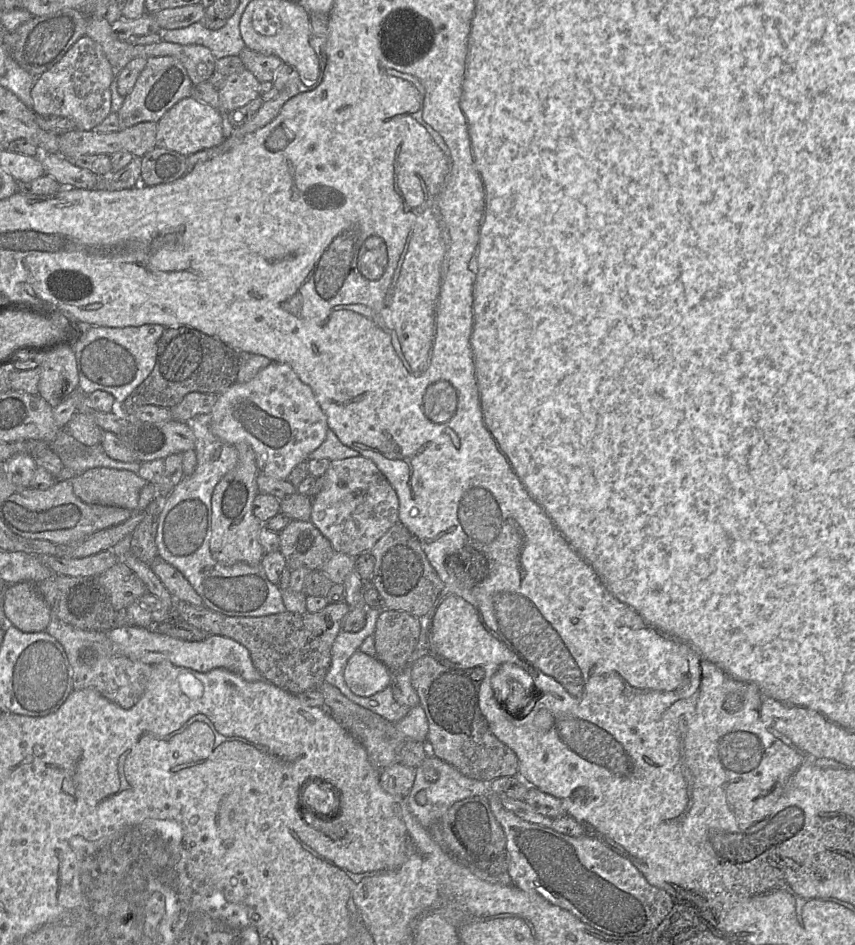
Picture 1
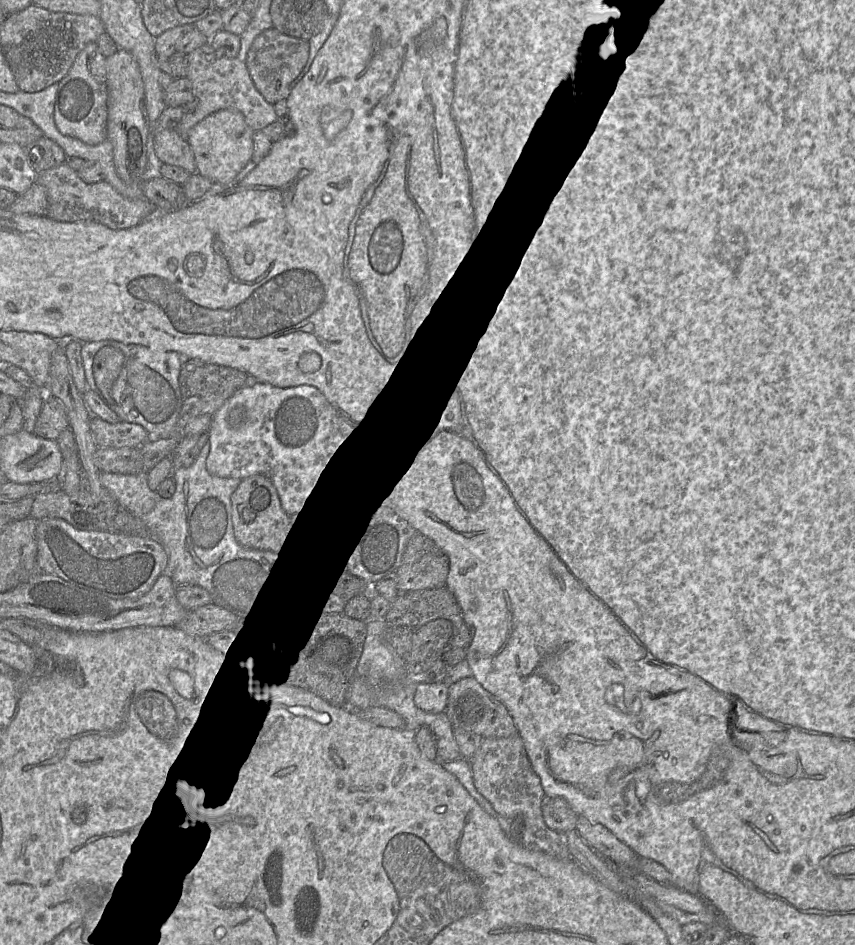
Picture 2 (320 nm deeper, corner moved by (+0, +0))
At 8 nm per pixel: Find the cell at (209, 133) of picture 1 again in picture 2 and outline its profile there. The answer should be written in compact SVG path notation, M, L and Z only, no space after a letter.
M224 109L207 116L190 129L186 138L195 156L196 173L216 184L230 185L252 160L253 135L253 129L246 123L243 114L237 110Z

